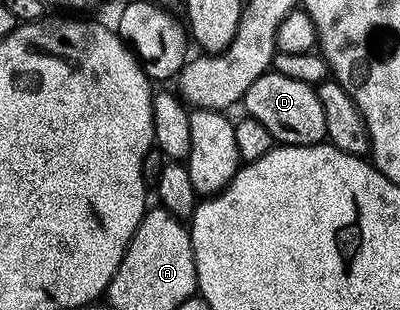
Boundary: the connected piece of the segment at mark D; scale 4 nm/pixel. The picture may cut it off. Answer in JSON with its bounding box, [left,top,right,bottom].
[242,72,327,146]

